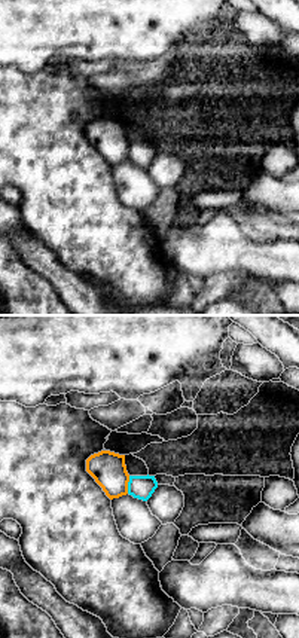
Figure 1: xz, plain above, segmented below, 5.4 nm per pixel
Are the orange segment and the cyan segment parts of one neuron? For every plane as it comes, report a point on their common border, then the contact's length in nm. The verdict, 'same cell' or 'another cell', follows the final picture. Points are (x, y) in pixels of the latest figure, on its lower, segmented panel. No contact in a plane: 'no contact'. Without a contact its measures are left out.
contact (127, 485); length 100 nm

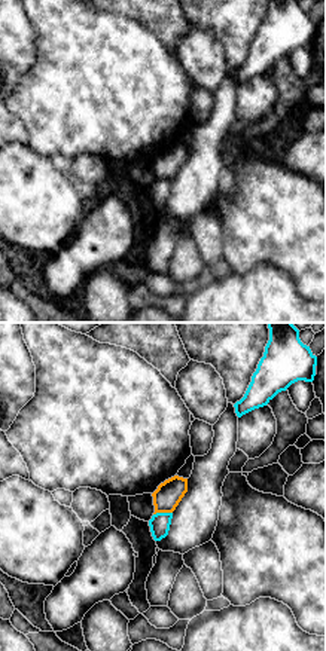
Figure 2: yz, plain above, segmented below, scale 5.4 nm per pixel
contact (162, 512); length 110 nm

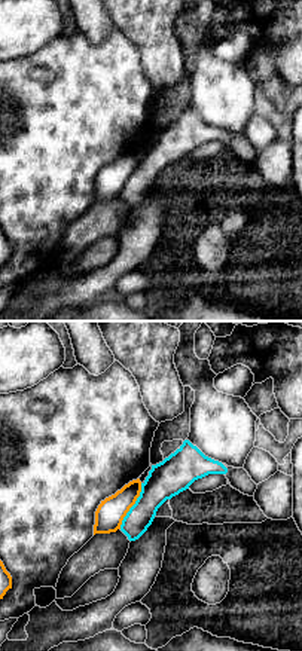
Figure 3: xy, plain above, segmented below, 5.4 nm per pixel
contact (133, 504); length 280 nm

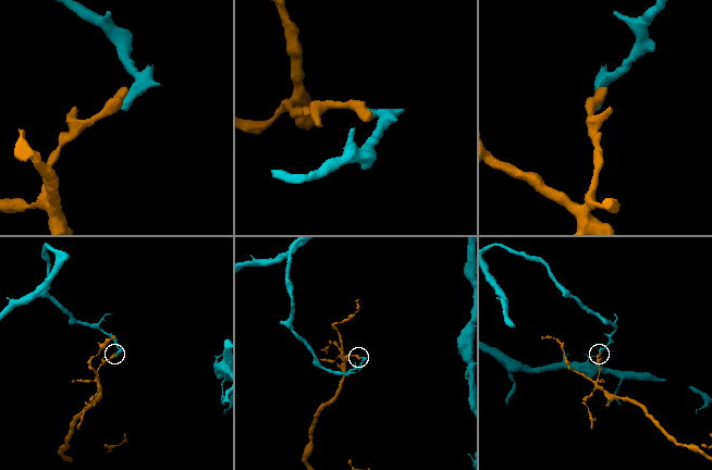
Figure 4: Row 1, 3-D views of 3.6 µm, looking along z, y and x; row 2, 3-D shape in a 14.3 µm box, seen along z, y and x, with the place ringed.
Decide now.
another cell

